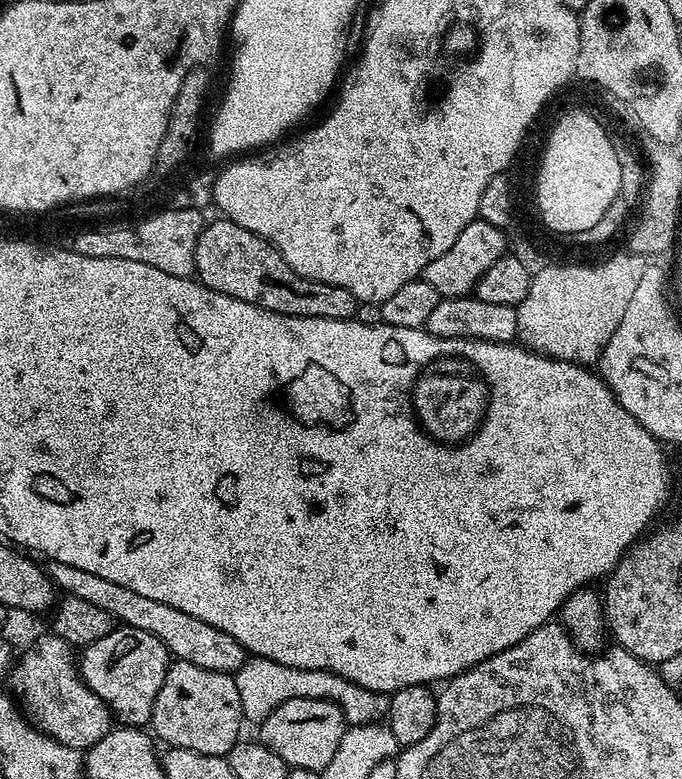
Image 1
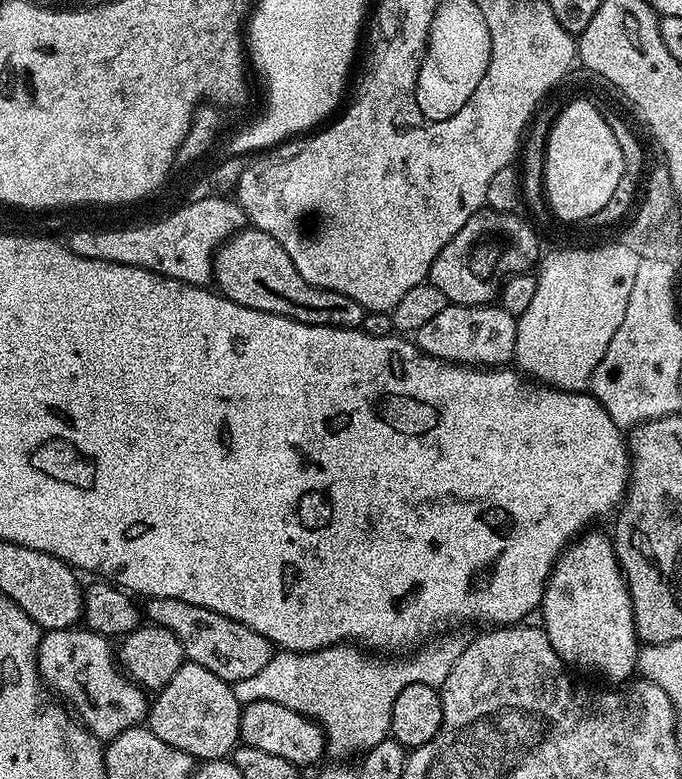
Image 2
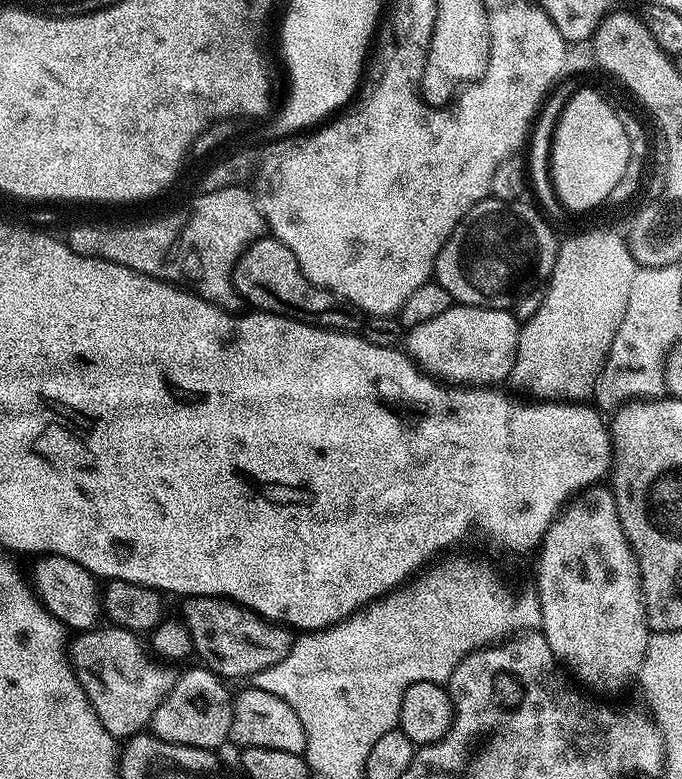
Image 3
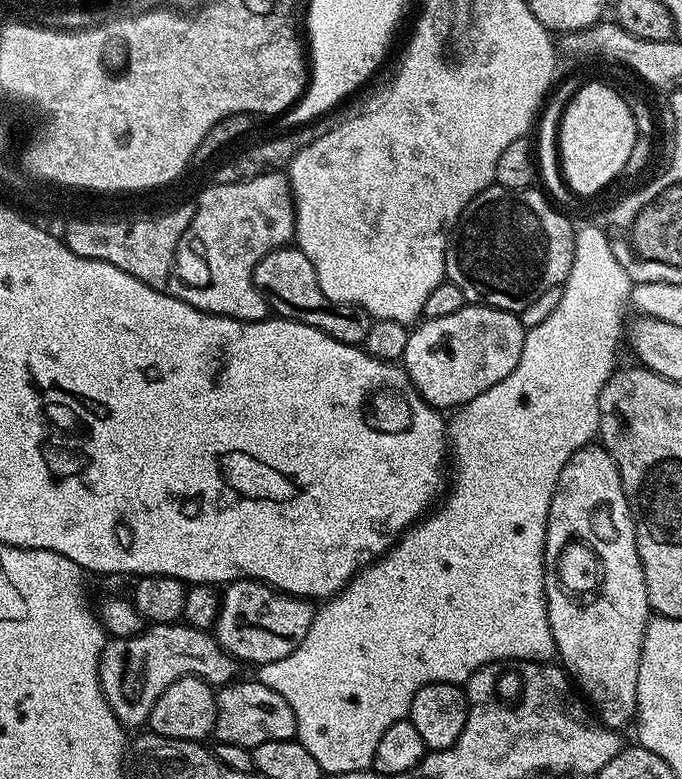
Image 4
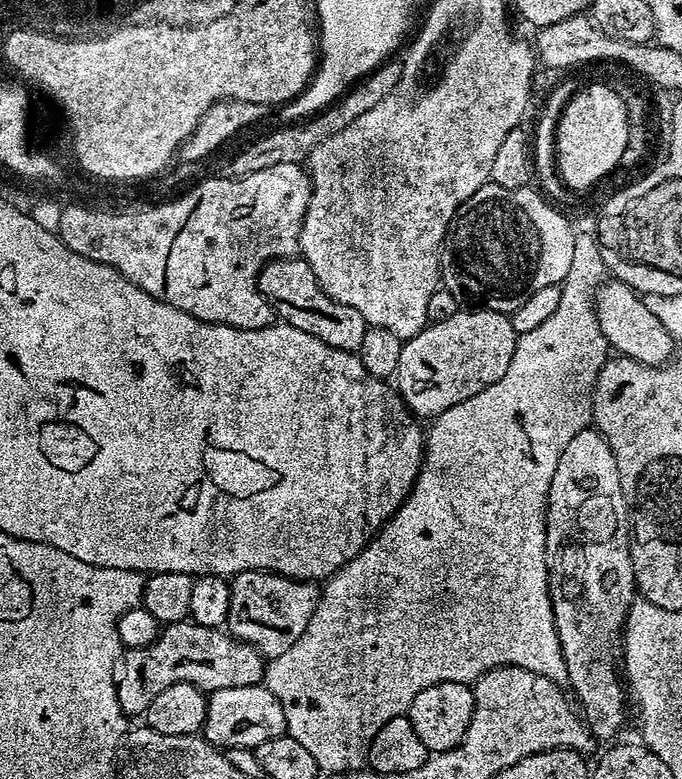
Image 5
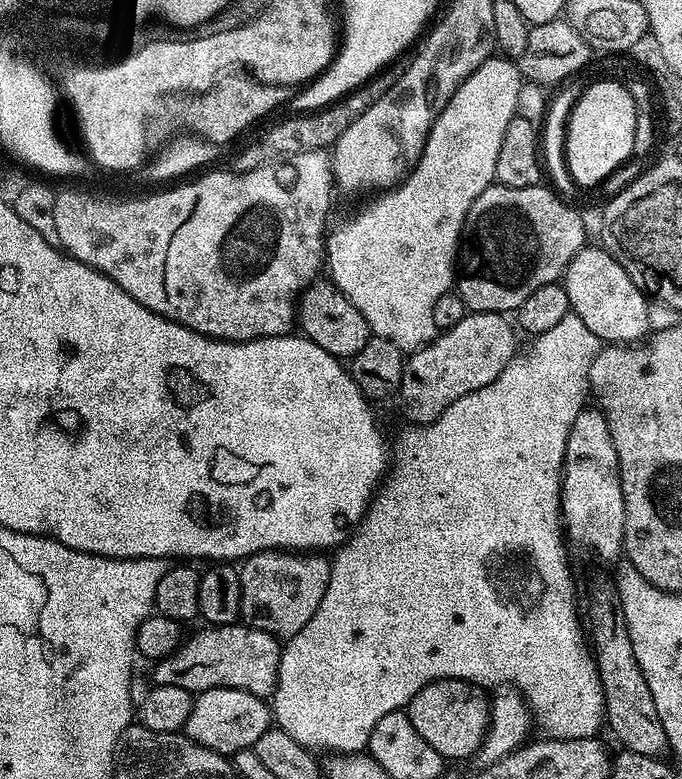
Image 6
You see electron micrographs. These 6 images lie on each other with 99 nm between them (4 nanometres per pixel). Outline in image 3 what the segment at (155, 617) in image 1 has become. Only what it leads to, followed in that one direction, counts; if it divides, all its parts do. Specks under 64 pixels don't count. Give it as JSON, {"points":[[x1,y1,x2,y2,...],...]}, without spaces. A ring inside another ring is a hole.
{"points":[[190,596,183,601,183,604,182,619,190,630,193,653,197,657,200,655,199,663,203,667,209,668,221,678,227,678,229,681,240,680,243,676,244,679,250,678,258,674,258,670,266,670,282,662,286,654,290,654,294,636,285,625,277,624,275,620,268,620,265,616,259,616,258,613,242,607,235,600,226,600,222,596]]}

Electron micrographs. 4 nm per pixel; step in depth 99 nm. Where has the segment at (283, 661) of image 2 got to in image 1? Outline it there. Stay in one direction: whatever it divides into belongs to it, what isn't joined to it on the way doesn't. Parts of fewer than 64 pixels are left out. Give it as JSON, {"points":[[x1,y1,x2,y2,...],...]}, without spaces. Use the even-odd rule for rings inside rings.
{"points":[[252,656,245,659,242,667,234,675,238,686,238,698,242,698,244,719,248,722,264,720,275,708,282,706,282,702,290,702,290,698,318,698,334,702,342,710,344,719,349,725,374,724,383,721,388,715,387,695,351,684,332,672,298,670,290,666,282,666,282,662]]}

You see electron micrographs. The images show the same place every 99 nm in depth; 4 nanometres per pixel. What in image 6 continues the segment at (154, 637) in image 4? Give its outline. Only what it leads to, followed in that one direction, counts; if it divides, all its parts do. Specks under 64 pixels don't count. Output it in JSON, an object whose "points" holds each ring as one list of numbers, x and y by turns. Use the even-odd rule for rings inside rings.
{"points":[[243,622,204,626,201,629,201,632,194,633,189,640,187,637,181,642,169,656,155,661,153,668,156,669,153,670,152,676,156,684,182,686,182,690,193,694,199,694,211,688,233,688,261,698,271,697,272,693,276,691,276,679,278,678,278,666,282,651,281,641,277,637,257,628,249,628]]}

